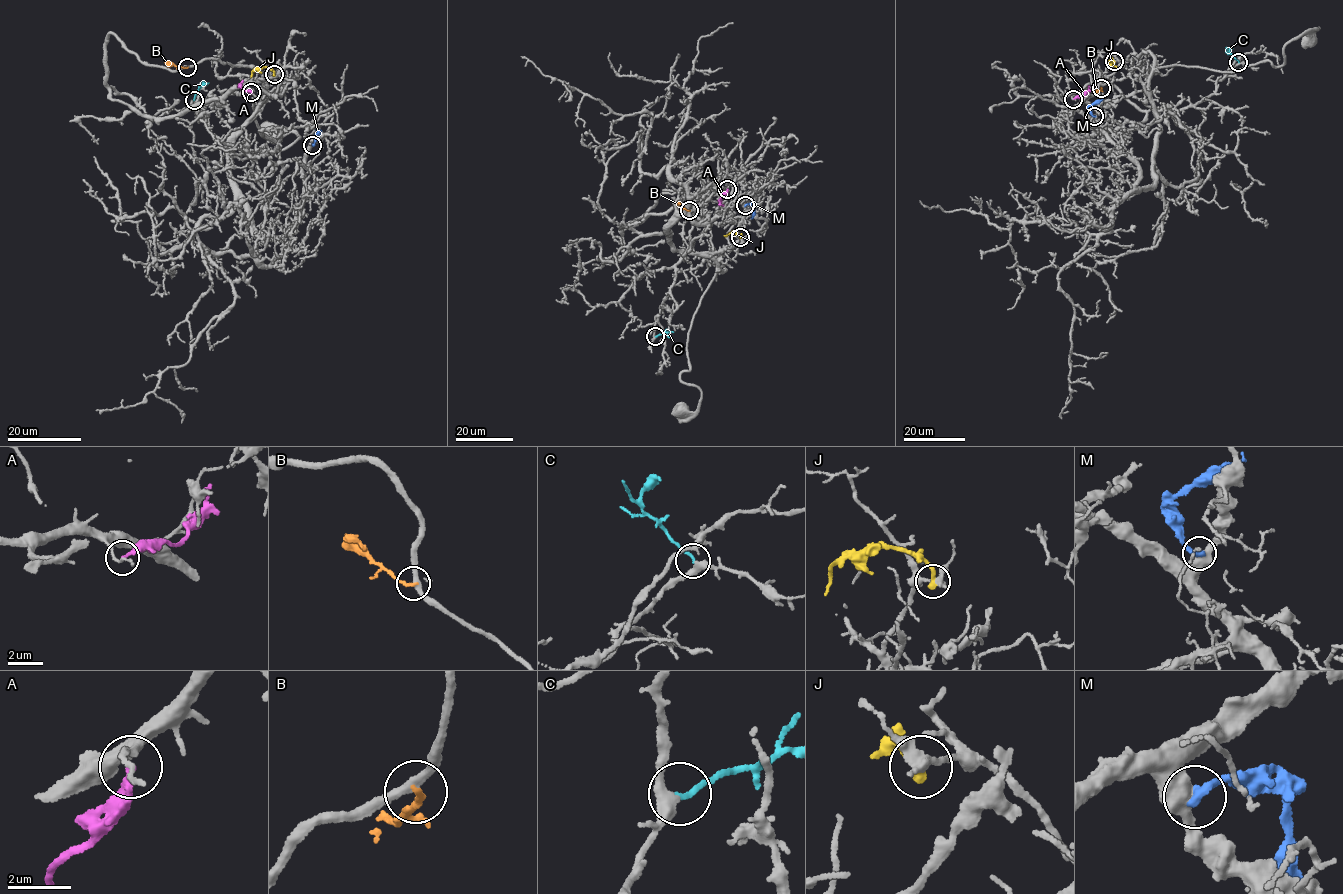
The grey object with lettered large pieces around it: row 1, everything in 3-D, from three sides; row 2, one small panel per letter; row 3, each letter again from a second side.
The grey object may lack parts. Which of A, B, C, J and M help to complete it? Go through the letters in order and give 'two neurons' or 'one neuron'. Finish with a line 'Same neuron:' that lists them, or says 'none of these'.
A: two neurons
B: two neurons
C: one neuron
J: two neurons
M: two neurons
Same neuron: C

